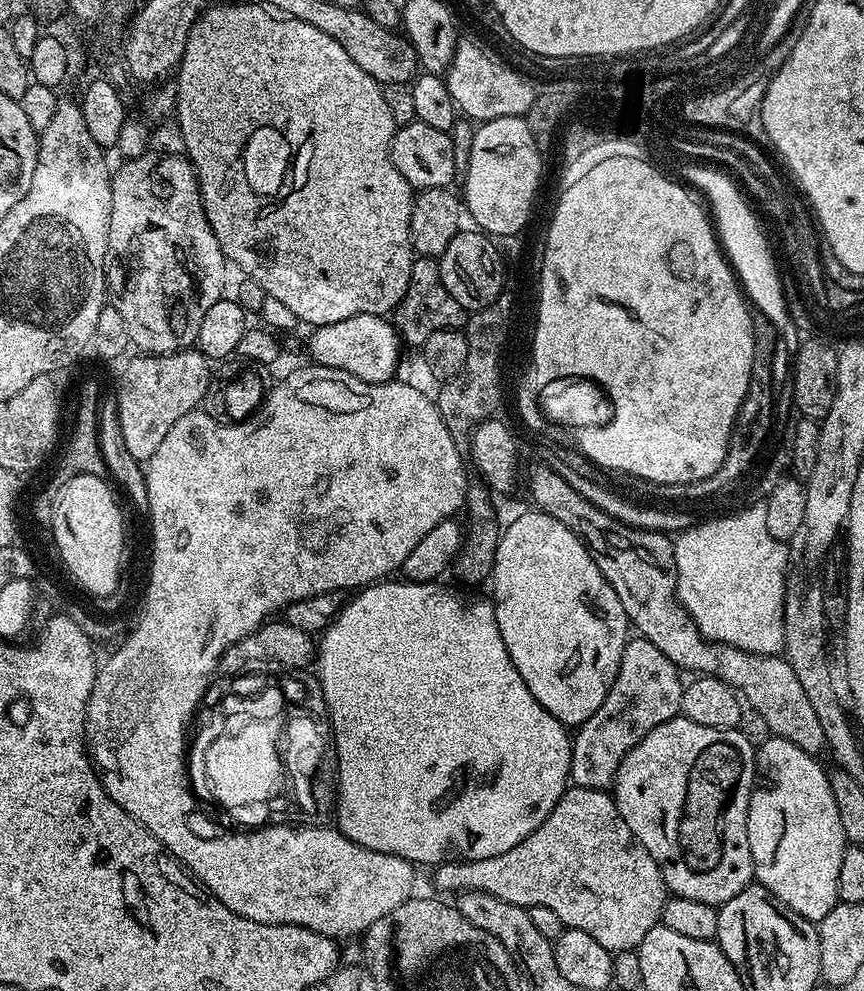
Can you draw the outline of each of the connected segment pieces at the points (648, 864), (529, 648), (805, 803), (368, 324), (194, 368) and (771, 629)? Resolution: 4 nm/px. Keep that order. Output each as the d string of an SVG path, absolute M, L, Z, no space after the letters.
M569 786L562 794L562 798L558 798L554 810L550 810L546 822L542 822L542 826L538 826L538 830L534 830L526 838L522 838L522 842L518 842L518 846L506 850L506 854L498 854L494 858L482 858L481 860L450 860L446 864L435 865L431 872L432 884L440 892L452 892L451 894L485 892L494 898L502 898L502 902L510 902L519 908L529 909L546 906L546 910L554 910L554 914L558 914L558 918L562 918L565 928L582 930L582 934L590 934L590 938L594 938L594 942L598 942L598 946L602 946L613 954L639 949L642 938L646 938L646 934L650 934L650 930L654 930L660 924L660 915L664 909L664 903L670 895L668 887L664 885L662 874L654 862L654 858L650 858L648 851L633 841L632 832L626 826L615 799L607 791L599 788Z
M539 510L531 511L522 513L509 528L505 527L501 531L494 570L490 577L493 596L491 599L494 601L496 621L498 630L502 634L502 642L506 642L510 662L514 662L518 674L522 674L522 682L526 682L526 690L530 690L530 694L538 698L540 705L550 714L554 714L554 718L558 718L565 726L579 726L586 722L586 718L594 714L594 710L598 710L598 706L602 706L602 702L606 702L606 694L610 694L610 686L614 686L614 678L618 674L618 662L622 662L622 650L628 645L630 639L630 625L622 610L622 602L618 594L614 594L614 586L610 586L602 570L598 570L592 553L589 552L588 545L583 539L572 533L566 526L562 526L558 518L550 518L550 514Z
M777 736L768 738L764 745L756 748L756 774L760 785L753 787L748 803L748 837L755 879L770 890L774 898L786 902L790 910L813 922L826 918L839 901L838 869L842 866L846 847L842 818L838 818L838 802L834 802L828 772L820 762L806 750L798 750L794 742L786 742Z
M358 314L354 318L342 318L342 322L330 322L330 326L312 328L310 334L308 352L312 355L309 356L311 363L354 374L354 378L362 378L362 382L371 384L386 384L395 377L392 375L400 364L402 341L391 319Z
M185 350L154 356L151 354L136 354L136 357L124 368L120 376L120 390L115 393L117 414L121 422L122 441L126 450L139 462L147 462L158 450L162 438L170 434L170 426L178 422L187 412L195 412L203 405L204 395L208 393L210 375L208 376L210 361L198 350Z
M752 502L749 505L741 512L708 520L705 524L696 522L675 537L676 599L705 640L729 644L741 652L774 656L784 651L784 596L788 593L790 579L789 545L770 538L770 530L766 530L764 504Z

